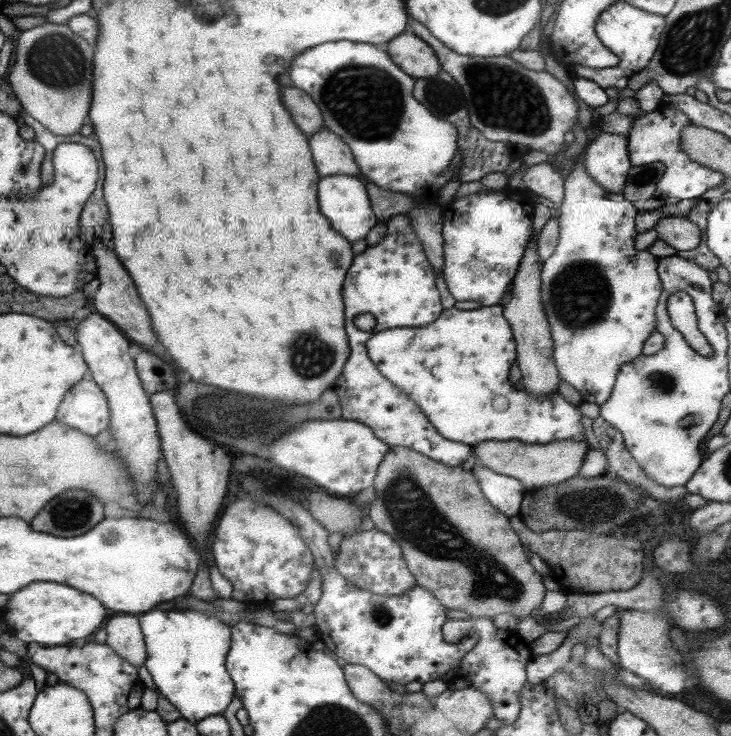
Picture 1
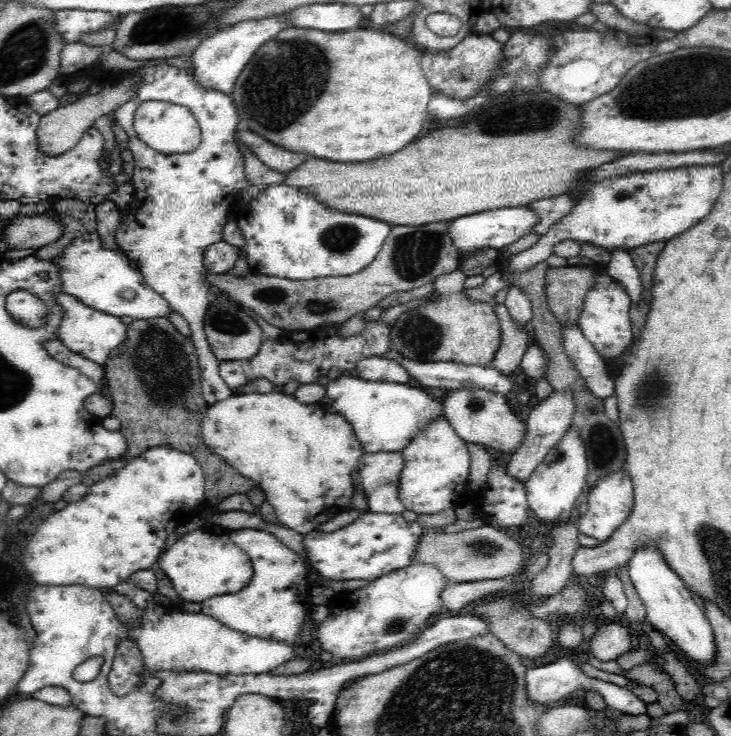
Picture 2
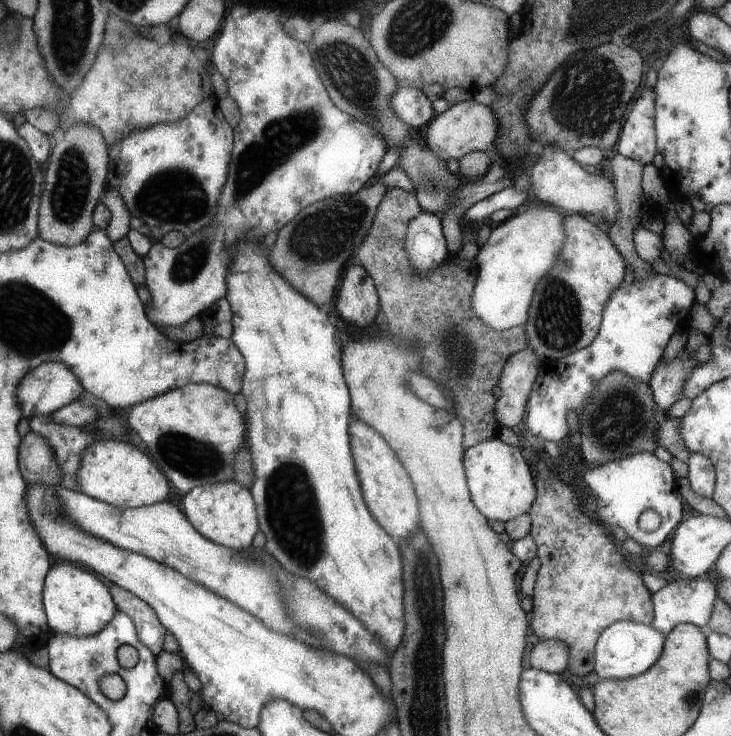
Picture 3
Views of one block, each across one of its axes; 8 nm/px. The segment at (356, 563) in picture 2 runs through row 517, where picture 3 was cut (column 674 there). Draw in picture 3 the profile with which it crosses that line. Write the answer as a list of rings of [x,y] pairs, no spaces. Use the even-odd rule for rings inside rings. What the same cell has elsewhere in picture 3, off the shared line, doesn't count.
[[[683,350],[673,362],[663,364],[663,360],[659,362],[659,366],[655,366],[655,374],[651,376],[651,380],[647,382],[653,390],[653,400],[655,404],[665,412],[669,410],[675,402],[681,400],[681,386],[685,376],[689,374],[689,370],[693,370],[697,366],[697,362],[687,360],[687,352]]]

